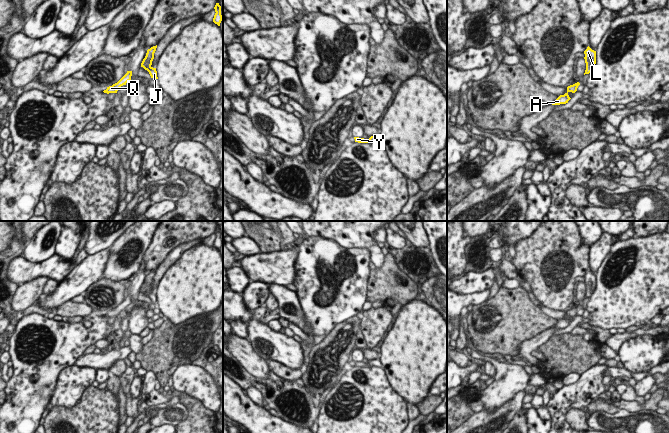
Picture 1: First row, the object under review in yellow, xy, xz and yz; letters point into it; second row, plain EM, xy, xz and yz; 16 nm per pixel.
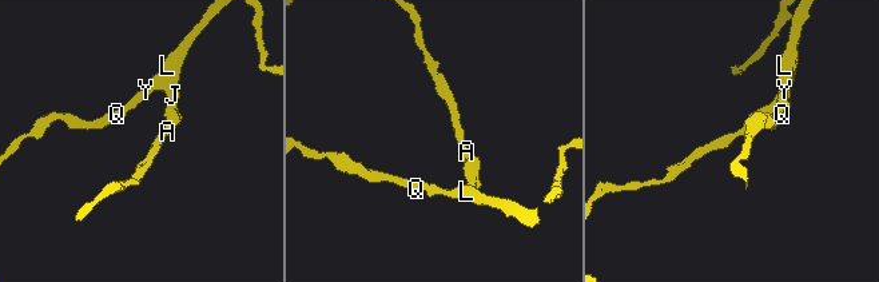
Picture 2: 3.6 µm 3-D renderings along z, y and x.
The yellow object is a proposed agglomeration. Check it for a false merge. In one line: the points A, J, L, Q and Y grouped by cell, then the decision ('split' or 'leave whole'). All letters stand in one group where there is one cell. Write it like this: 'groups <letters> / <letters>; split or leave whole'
groups A J L Q Y; leave whole

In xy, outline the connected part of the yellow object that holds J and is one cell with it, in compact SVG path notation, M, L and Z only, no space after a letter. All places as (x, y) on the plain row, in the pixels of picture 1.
M157 269L151 271L150 273L147 274L146 280L143 283L142 287L141 287L141 291L143 291L145 294L147 294L151 300L151 302L153 303L158 303L157 301L157 295L156 292L153 292L152 289L152 285L154 283L154 277L156 275Z

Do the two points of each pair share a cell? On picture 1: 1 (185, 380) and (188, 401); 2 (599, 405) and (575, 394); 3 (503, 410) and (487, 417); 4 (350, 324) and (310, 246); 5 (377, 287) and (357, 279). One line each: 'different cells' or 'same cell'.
1: different cells
2: different cells
3: same cell
4: different cells
5: different cells

